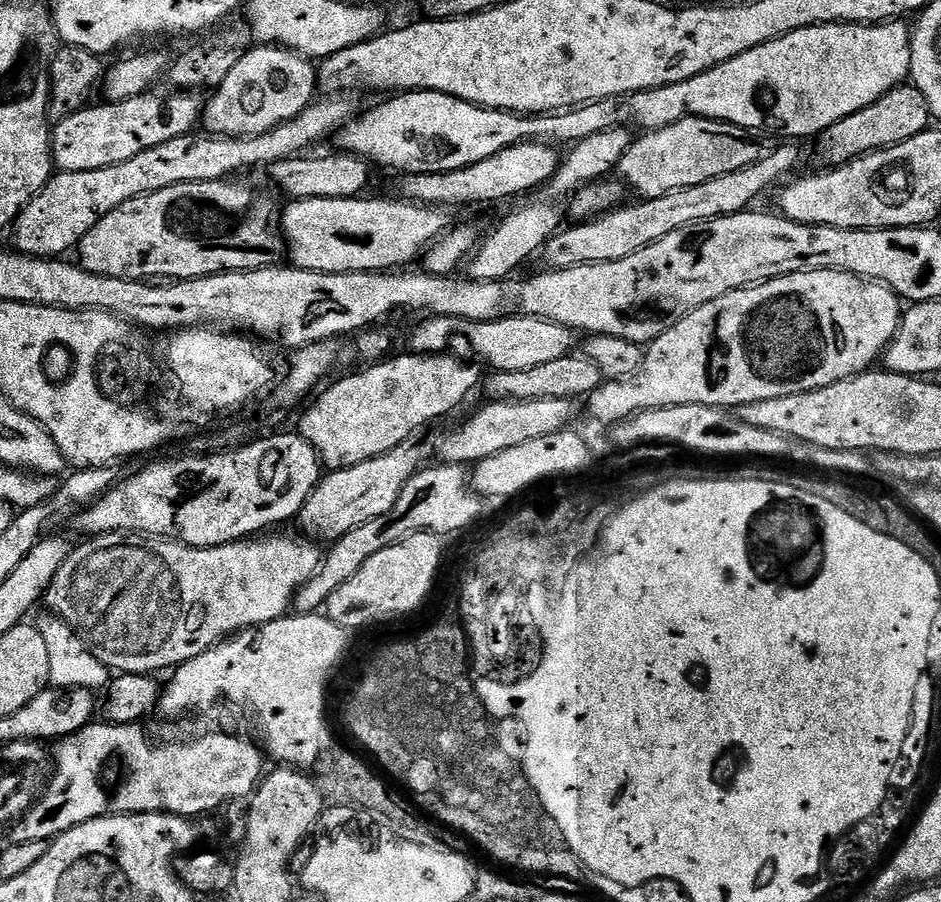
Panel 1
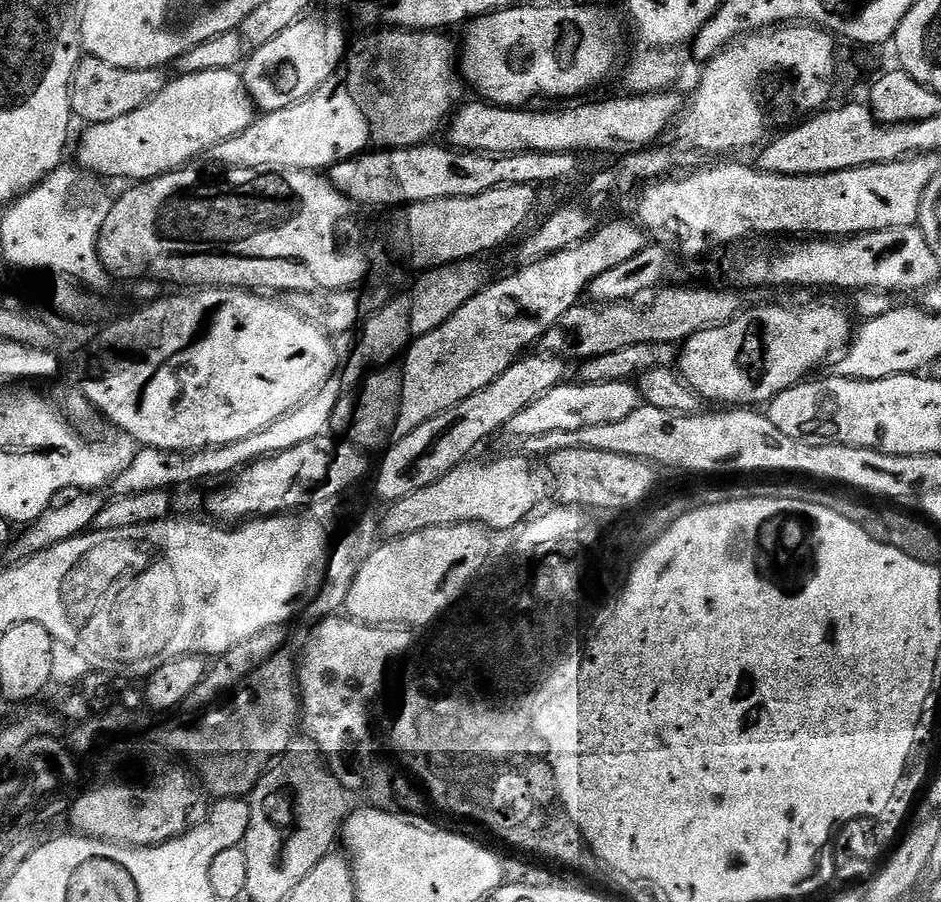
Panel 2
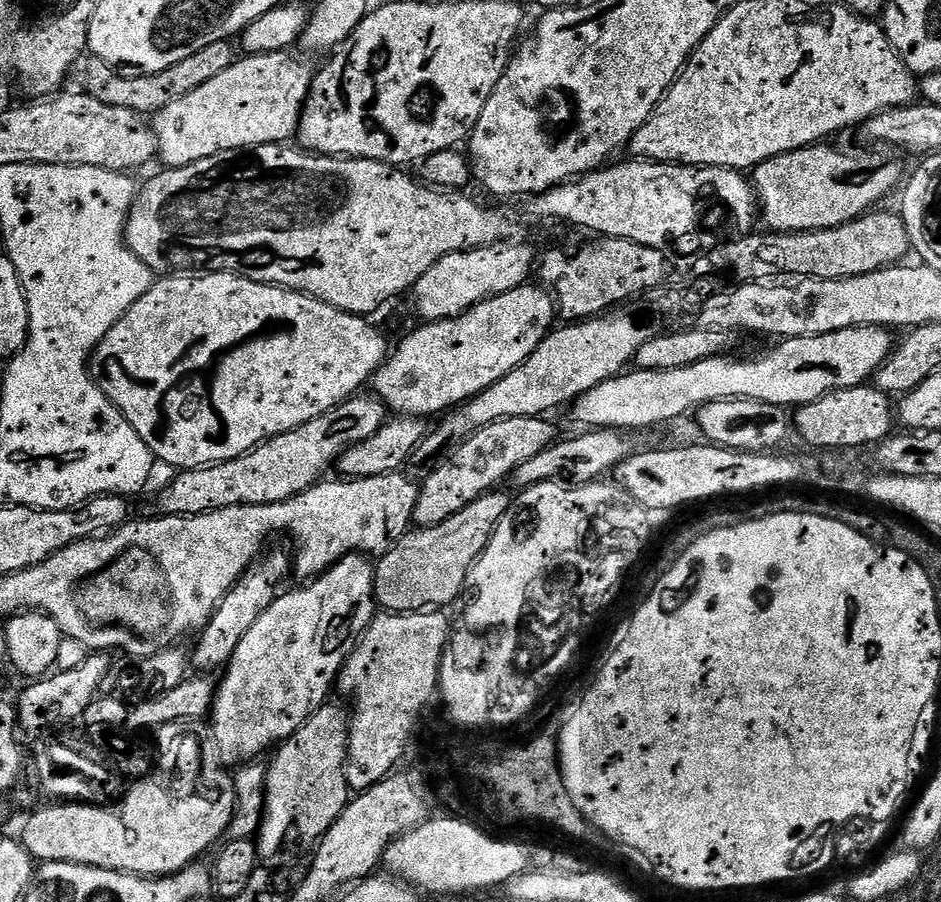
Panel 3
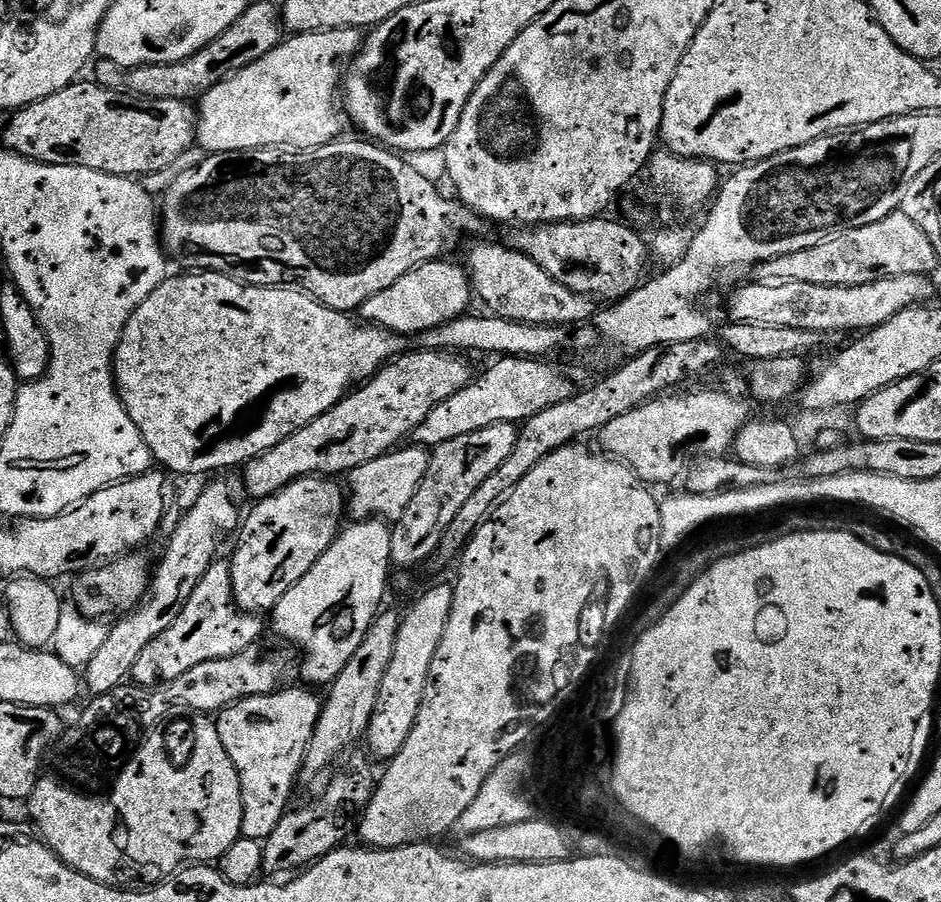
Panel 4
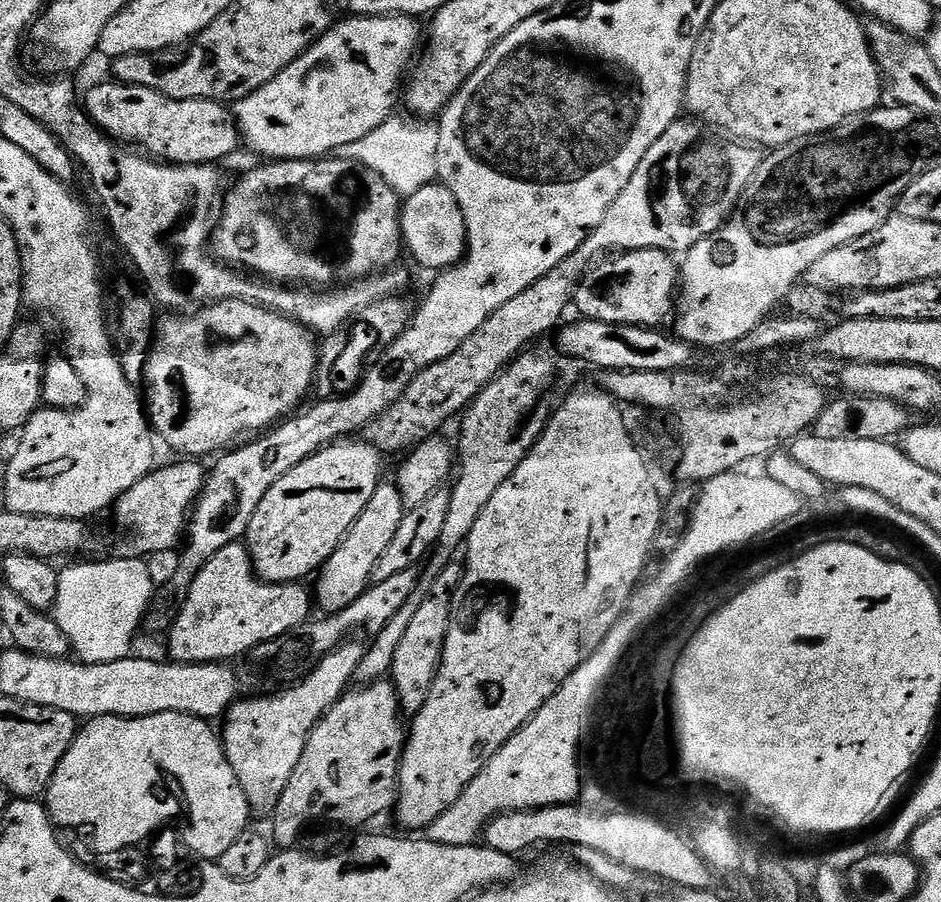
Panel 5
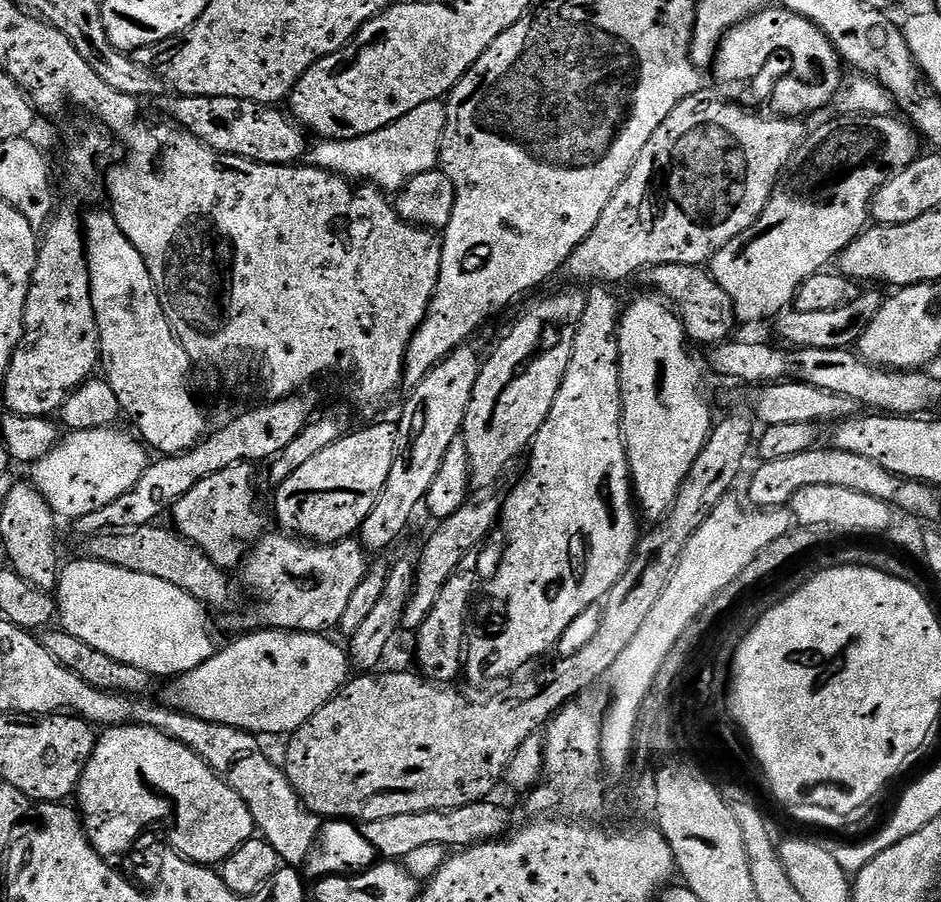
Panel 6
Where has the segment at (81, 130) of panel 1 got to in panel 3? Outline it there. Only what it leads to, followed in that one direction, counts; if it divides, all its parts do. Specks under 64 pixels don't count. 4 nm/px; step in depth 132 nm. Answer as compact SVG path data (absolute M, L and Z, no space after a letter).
M291 51L275 52L269 56L245 55L231 64L218 78L210 78L210 82L202 82L198 90L190 90L182 98L170 102L161 112L151 117L152 133L156 136L156 151L159 163L168 168L181 168L187 164L198 162L202 158L210 158L219 152L235 148L253 148L259 144L279 144L297 135L300 126L300 115L304 103L312 89L314 68L304 60L292 56Z

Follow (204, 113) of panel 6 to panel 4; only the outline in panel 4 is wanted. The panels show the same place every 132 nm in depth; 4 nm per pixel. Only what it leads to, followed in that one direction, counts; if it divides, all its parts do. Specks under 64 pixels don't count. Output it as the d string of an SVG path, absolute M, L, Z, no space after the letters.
M77 82L34 102L30 106L19 109L11 113L8 129L4 132L3 147L9 152L17 152L20 156L25 156L28 160L37 160L39 164L57 164L58 166L86 166L90 170L105 172L111 176L131 176L133 178L145 178L151 172L160 172L163 168L168 168L171 164L176 164L188 152L188 147L196 144L196 121L198 112L187 100L145 100L142 96L134 96L115 87L107 86L103 88L100 84L84 84Z

